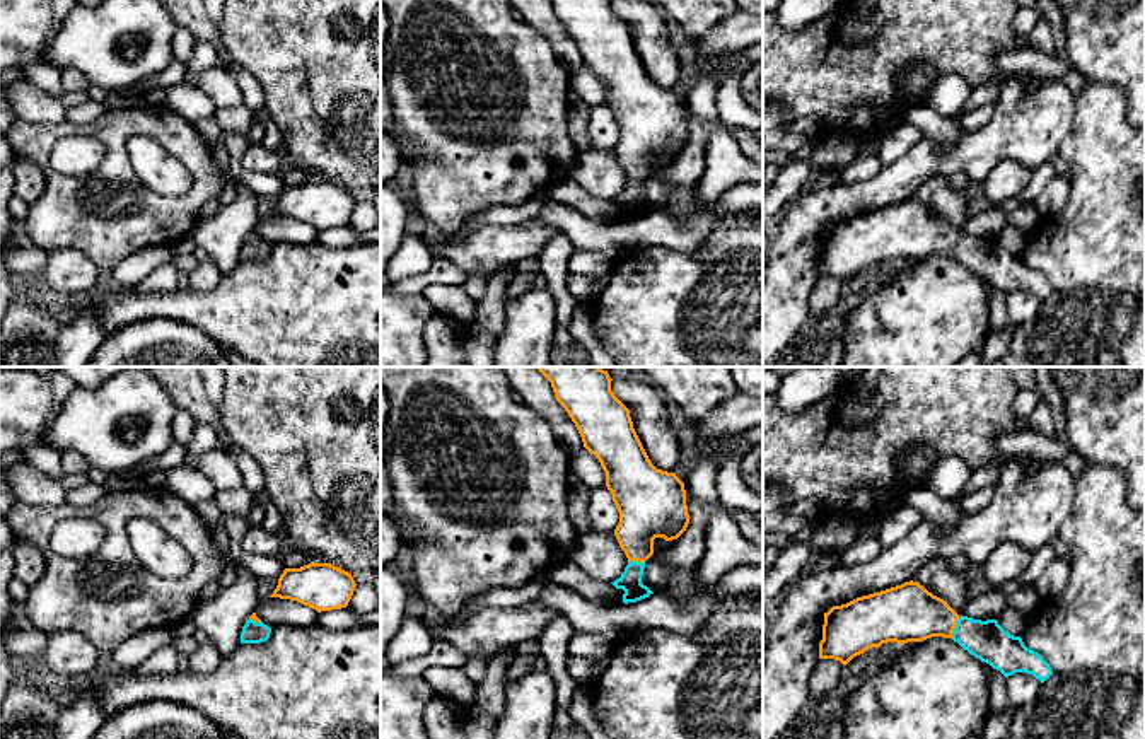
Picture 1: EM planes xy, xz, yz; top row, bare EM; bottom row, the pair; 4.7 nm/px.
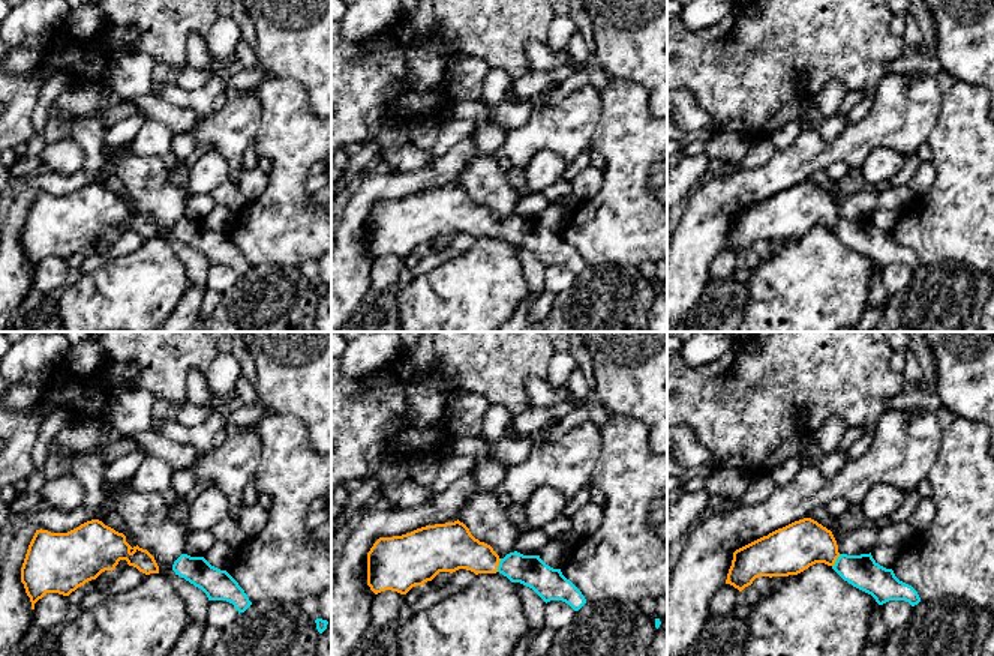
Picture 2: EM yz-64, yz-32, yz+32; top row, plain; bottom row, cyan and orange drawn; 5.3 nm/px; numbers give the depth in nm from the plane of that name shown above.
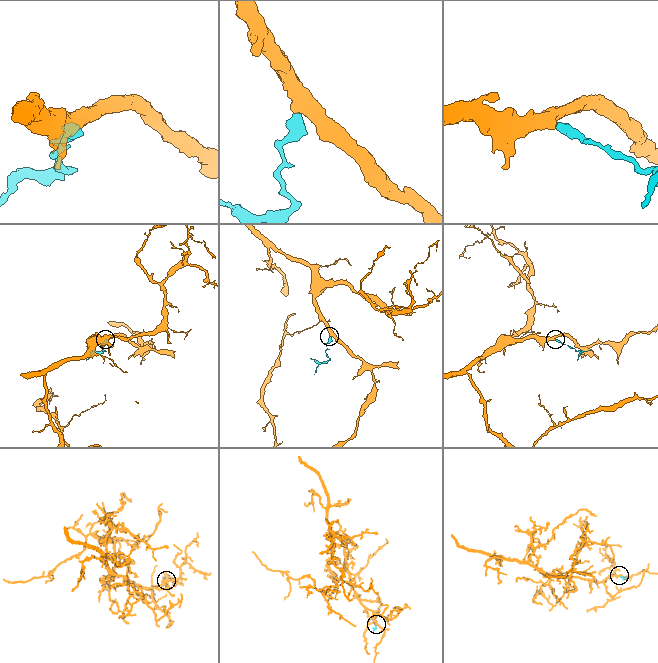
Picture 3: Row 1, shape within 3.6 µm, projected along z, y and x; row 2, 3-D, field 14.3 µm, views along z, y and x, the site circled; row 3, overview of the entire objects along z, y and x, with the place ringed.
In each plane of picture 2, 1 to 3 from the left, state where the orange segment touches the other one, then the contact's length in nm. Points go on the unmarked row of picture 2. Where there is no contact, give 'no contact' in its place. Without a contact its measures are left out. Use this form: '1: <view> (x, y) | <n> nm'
1: no contact
2: yz-32 (499, 228) | 80 nm
3: yz+32 (837, 224) | 80 nm

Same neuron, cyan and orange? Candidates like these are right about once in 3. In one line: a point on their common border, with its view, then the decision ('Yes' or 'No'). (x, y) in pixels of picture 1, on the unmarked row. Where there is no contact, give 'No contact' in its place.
Touches cyan at yz (956, 244). Yes

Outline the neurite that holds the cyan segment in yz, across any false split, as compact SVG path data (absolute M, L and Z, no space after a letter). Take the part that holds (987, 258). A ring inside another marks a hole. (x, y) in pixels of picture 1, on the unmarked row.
M913 198L824 230L819 276L846 283L872 265L879 266L887 259L904 263L932 254L952 256L1005 295L1027 290L1044 300L1053 292L1037 270L1027 266L1020 254L1005 249L997 237L959 234L947 218Z

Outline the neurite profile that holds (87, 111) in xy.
M87 99L77 106L67 108L65 119L77 126L85 126L94 123L102 113L106 111L106 106Z

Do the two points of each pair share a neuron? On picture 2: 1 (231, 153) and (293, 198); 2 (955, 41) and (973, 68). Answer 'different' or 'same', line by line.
1: different
2: same

